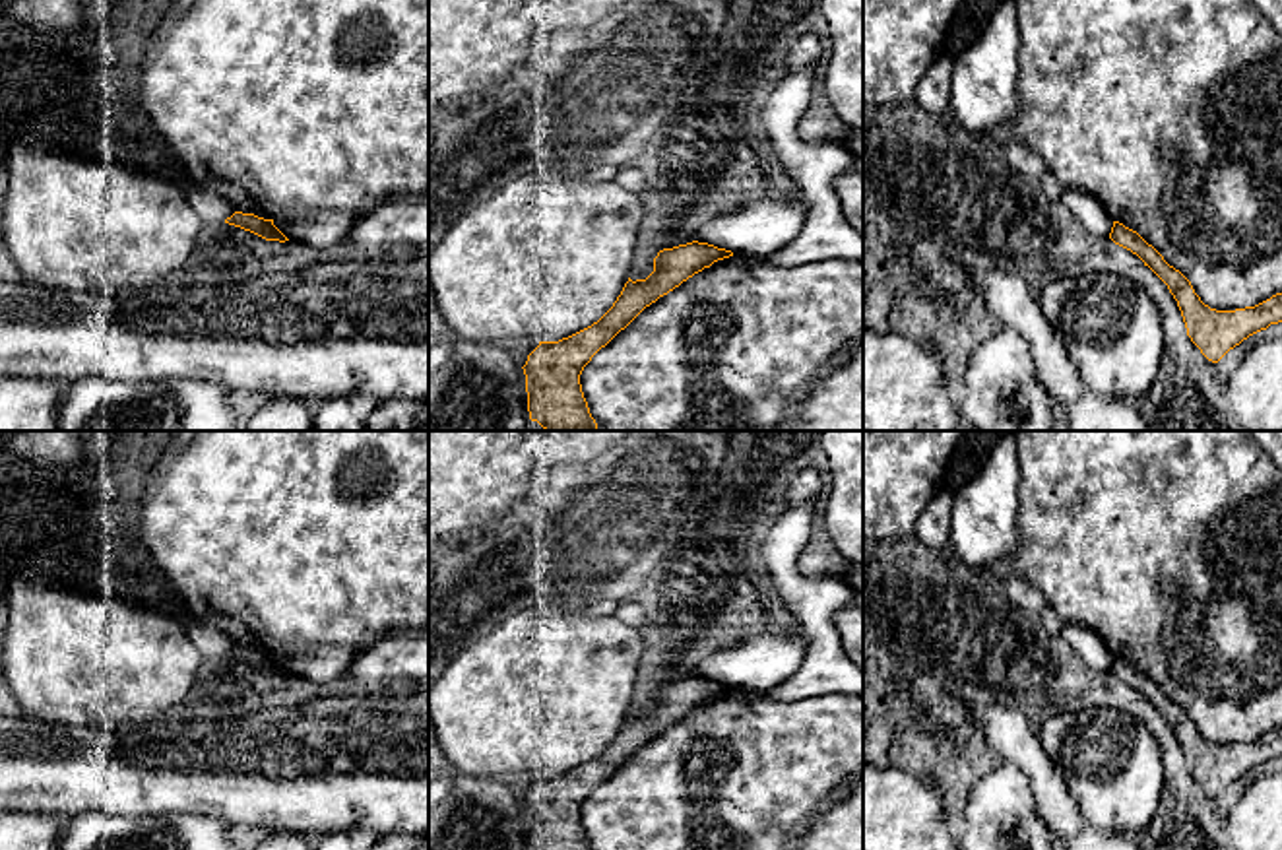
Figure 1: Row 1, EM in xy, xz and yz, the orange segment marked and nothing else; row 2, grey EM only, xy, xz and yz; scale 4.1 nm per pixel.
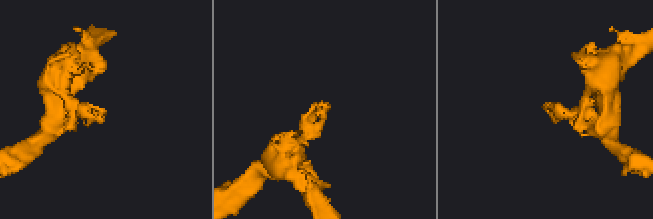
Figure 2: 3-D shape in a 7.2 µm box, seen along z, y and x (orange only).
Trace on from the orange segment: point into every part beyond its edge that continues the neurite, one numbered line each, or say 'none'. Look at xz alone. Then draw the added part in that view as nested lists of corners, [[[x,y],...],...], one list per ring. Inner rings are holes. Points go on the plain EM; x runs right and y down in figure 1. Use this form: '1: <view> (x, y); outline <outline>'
1: xz (761, 662); outline [[[760,633],[714,652],[702,652],[696,675],[733,689],[762,691],[795,675],[807,656],[807,640],[784,633]]]

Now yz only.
1: yz (1094, 654); outline [[[1069,623],[1059,635],[1092,671],[1109,671],[1113,654],[1107,650],[1100,635],[1084,625]]]

